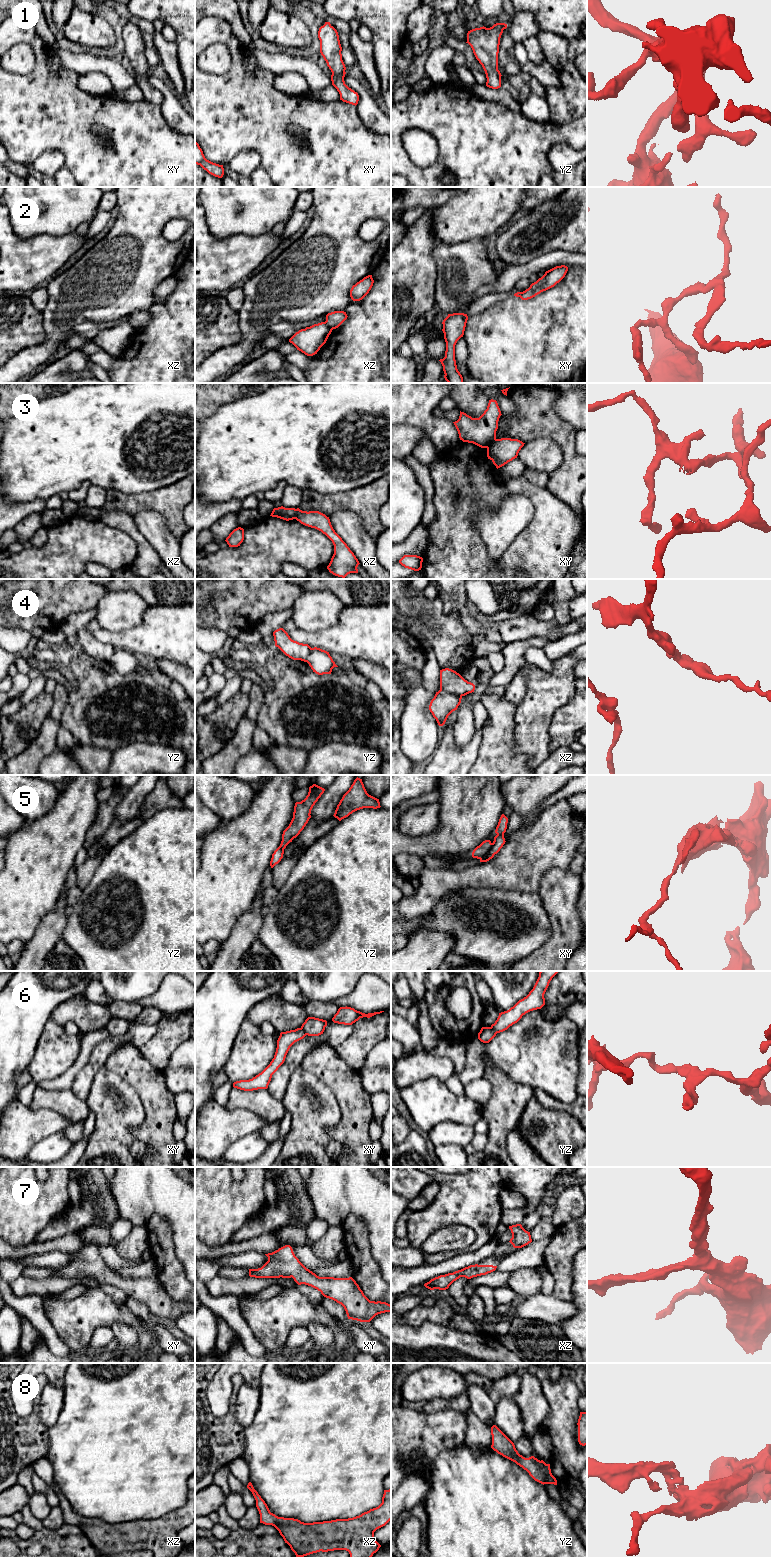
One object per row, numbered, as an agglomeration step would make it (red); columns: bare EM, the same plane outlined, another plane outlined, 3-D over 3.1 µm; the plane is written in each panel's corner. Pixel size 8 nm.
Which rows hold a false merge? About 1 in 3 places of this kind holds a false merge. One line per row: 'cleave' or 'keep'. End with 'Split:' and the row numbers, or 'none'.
1: keep
2: cleave
3: cleave
4: cleave
5: cleave
6: cleave
7: keep
8: keep
Split: 2, 3, 4, 5, 6

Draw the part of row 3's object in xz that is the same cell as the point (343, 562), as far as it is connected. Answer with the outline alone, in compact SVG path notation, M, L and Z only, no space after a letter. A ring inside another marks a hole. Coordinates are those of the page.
M296 509L295 519L301 524L315 528L325 534L334 545L334 554L327 569L335 576L345 578L350 573L358 573L360 564L354 553L333 529L329 517L319 511Z

